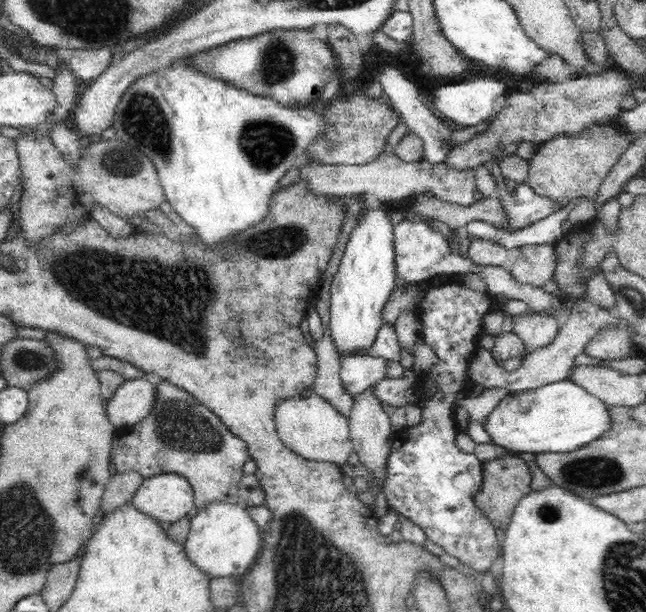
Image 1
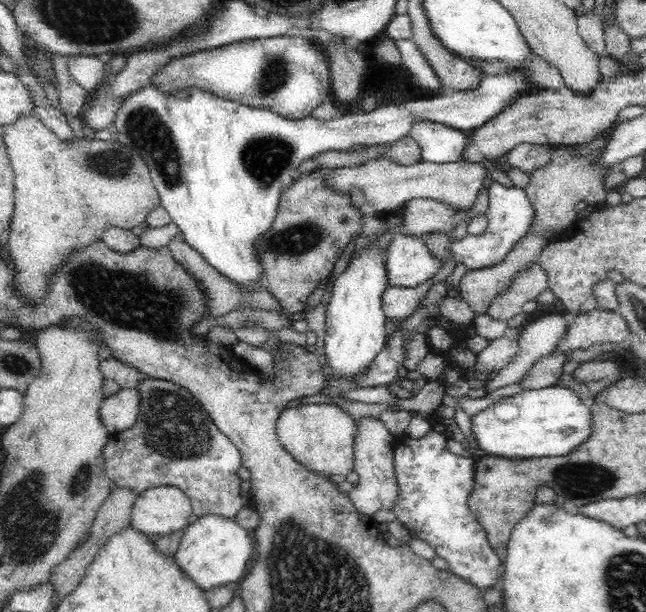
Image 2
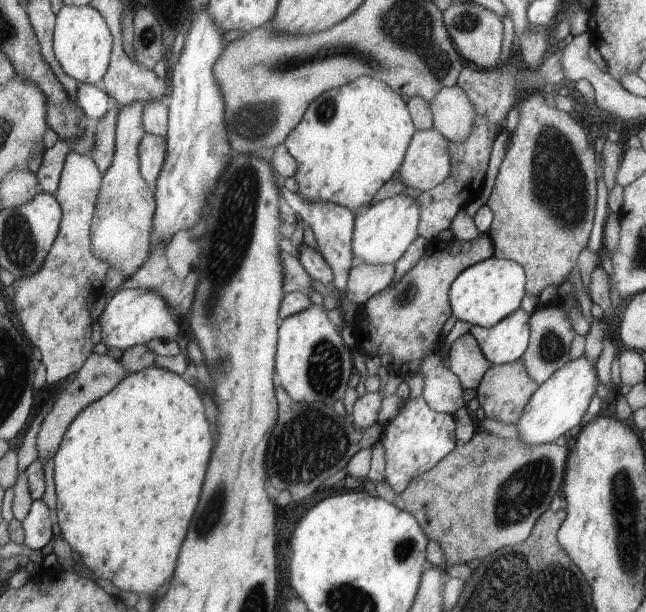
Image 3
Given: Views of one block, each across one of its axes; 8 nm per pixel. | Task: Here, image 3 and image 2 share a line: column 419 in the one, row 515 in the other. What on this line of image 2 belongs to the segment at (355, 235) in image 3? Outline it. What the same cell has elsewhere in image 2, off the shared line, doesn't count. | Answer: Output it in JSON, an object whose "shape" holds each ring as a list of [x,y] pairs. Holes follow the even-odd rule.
{"shape":[[[208,514],[183,529],[177,551],[172,557],[179,570],[205,593],[216,586],[235,587],[248,571],[253,553],[253,540],[249,530],[242,529],[233,519]]]}

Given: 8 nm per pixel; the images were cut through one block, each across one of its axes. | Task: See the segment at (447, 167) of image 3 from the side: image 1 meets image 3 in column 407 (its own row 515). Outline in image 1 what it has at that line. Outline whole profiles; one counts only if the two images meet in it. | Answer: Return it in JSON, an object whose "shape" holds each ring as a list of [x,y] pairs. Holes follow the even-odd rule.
{"shape":[[[160,474],[142,482],[131,505],[165,528],[188,516],[195,507],[194,501],[193,490],[186,478],[178,474]]]}

